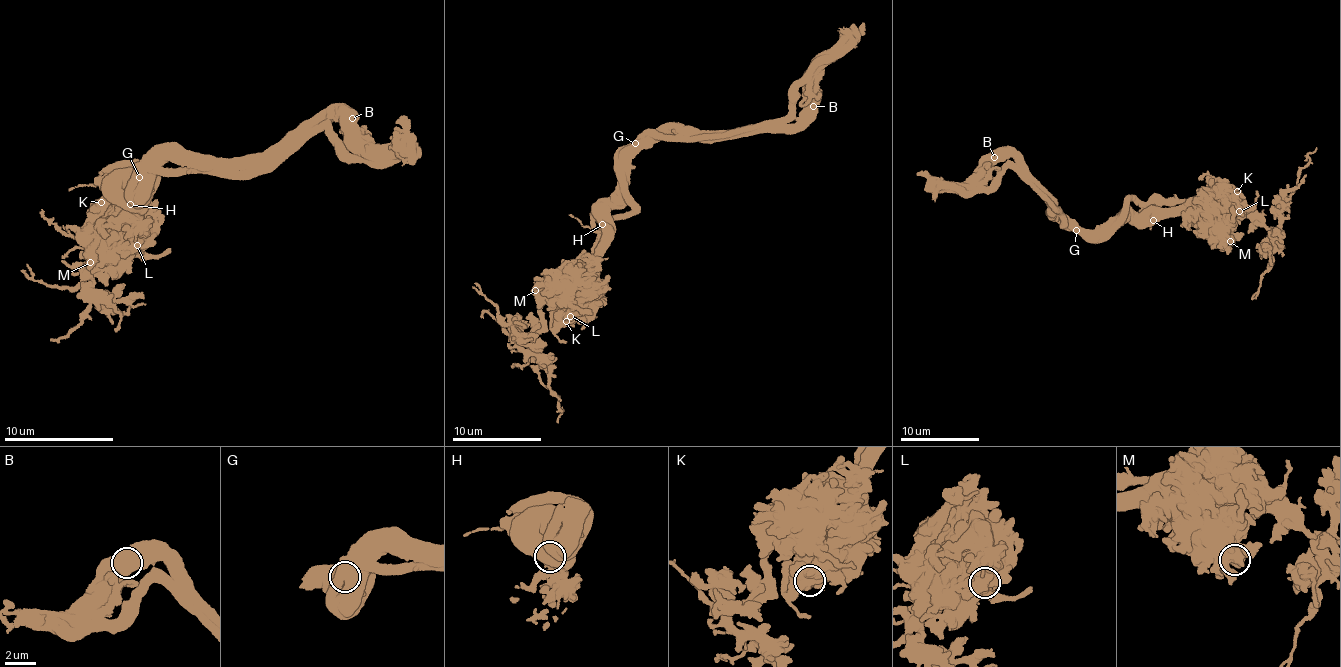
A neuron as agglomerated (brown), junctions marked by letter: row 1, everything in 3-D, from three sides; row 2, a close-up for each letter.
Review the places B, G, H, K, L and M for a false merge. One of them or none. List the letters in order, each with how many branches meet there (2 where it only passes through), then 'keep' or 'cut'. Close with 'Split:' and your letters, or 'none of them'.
B: branches 1; keep
G: branches 1; cut
H: branches 1; keep
K: branches 2; keep
L: branches 1; keep
M: branches 1; keep
Split: G

